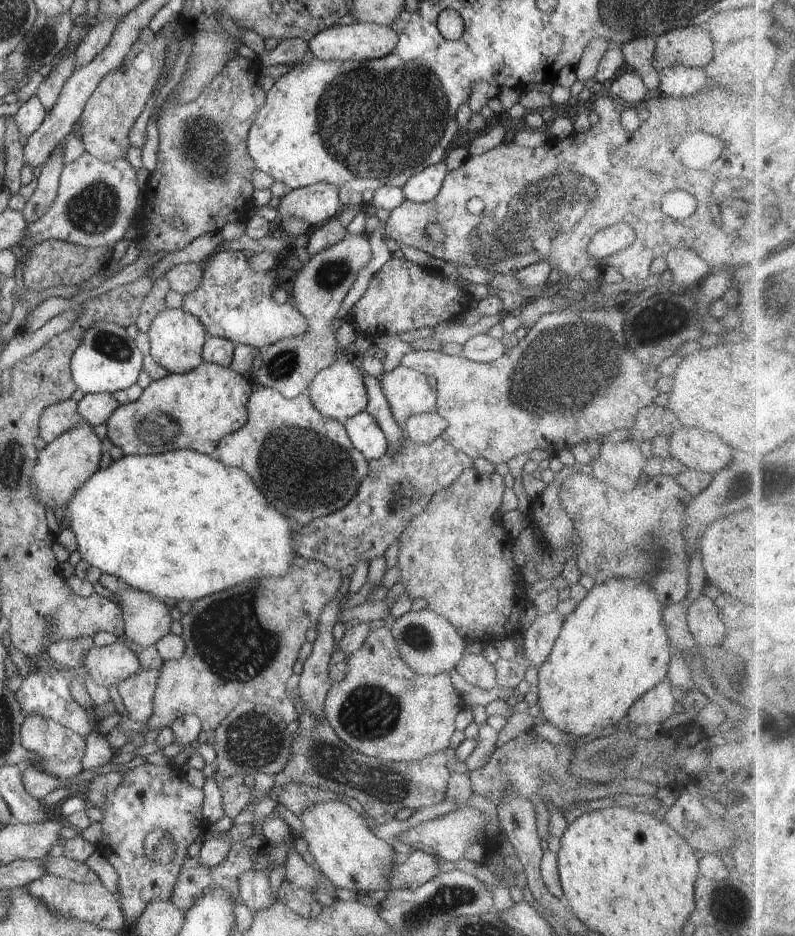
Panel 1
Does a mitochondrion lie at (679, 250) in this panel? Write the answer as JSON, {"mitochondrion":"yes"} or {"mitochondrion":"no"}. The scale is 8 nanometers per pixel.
{"mitochondrion":"no"}

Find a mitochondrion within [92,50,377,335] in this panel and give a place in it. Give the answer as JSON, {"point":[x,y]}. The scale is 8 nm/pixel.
{"point":[206,153]}

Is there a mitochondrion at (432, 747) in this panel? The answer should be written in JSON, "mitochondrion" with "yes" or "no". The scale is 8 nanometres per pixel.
{"mitochondrion":"no"}

